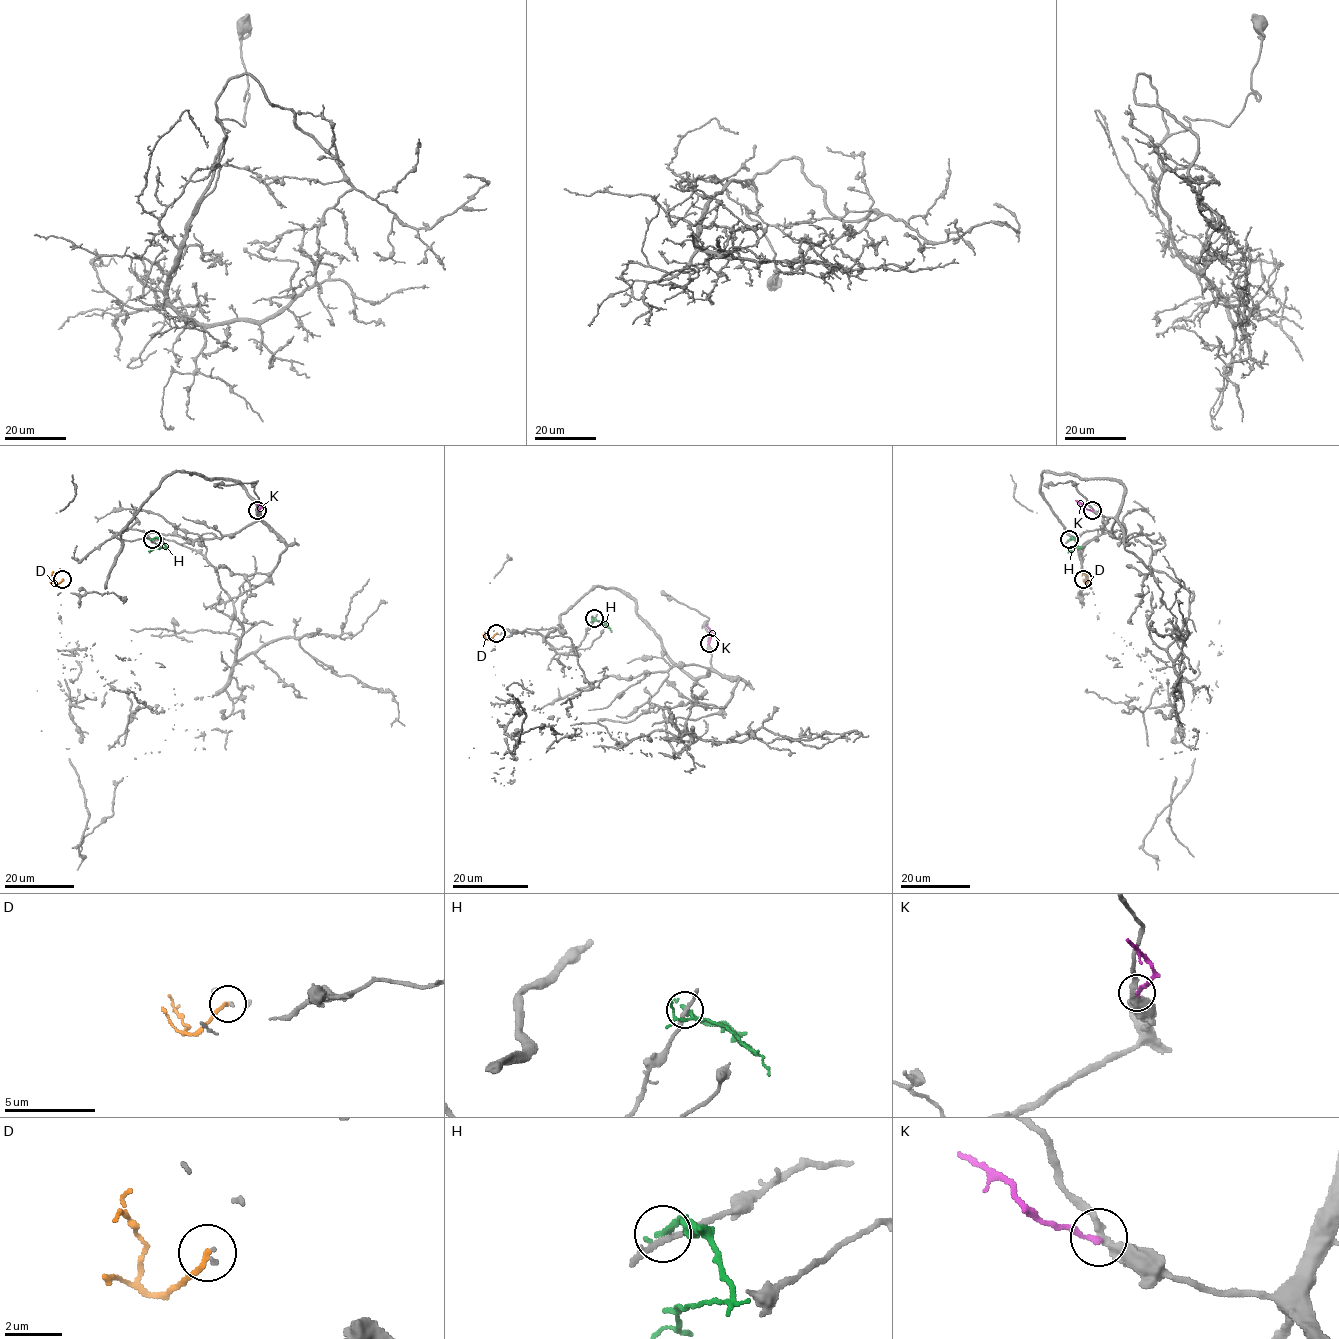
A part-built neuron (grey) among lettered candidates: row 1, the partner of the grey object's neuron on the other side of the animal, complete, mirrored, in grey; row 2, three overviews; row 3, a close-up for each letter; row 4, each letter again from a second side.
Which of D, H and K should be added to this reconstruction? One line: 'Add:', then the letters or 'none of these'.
Add: none of these

